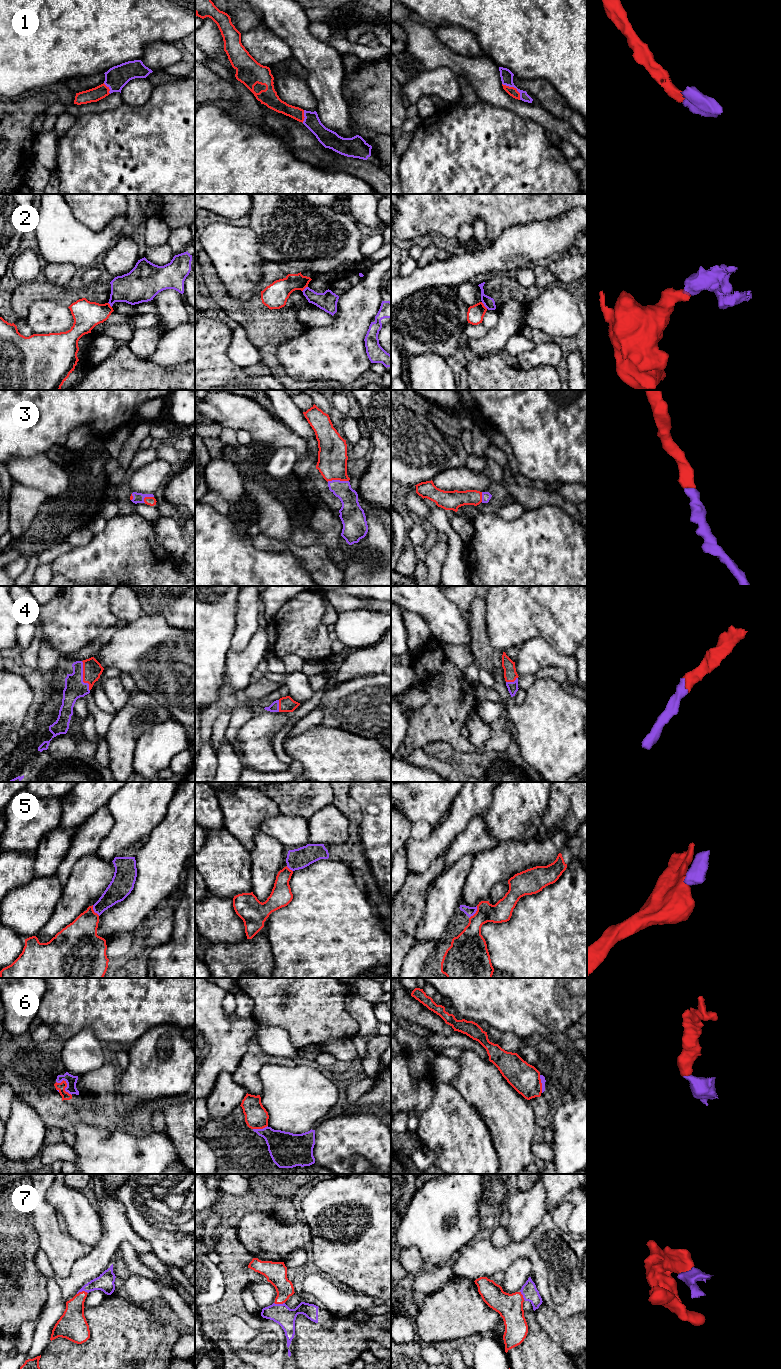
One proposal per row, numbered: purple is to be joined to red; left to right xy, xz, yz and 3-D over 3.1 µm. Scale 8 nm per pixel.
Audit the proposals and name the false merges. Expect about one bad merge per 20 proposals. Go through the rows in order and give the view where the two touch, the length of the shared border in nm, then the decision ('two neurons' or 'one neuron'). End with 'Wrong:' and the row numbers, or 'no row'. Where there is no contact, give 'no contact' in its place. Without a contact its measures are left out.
1: meets red in yz; contact 200 nm long; one neuron
2: meets red in yz; contact 80 nm long; two neurons
3: meets red in xz; contact 180 nm long; one neuron
4: meets red in xy; contact 240 nm long; one neuron
5: meets red in yz; contact 120 nm long; two neurons
6: meets red in xy; contact 170 nm long; one neuron
7: meets red in xy; contact 90 nm long; one neuron
Wrong: 2, 5

